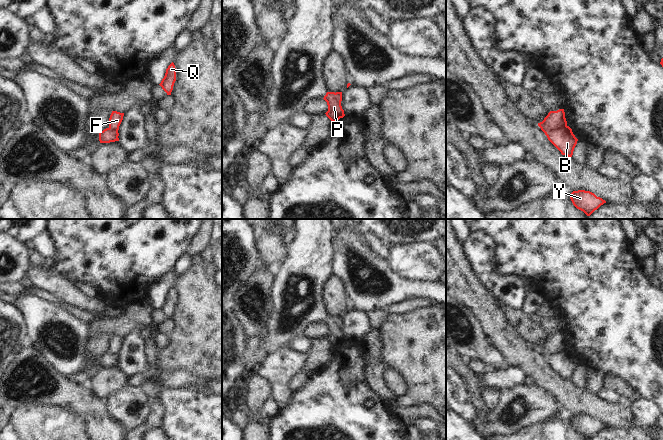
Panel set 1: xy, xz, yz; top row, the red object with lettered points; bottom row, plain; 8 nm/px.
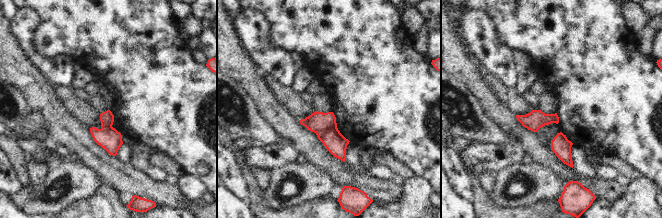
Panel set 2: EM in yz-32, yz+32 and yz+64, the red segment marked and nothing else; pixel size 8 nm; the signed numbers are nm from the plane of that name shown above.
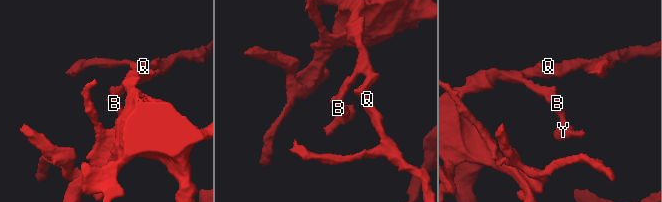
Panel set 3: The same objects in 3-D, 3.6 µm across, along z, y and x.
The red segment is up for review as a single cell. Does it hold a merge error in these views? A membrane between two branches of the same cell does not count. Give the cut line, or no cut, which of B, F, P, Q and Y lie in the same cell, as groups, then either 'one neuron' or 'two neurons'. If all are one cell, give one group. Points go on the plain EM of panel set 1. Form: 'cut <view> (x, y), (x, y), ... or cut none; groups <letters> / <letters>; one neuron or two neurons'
cut yz (566, 349), (553, 354), (543, 355); groups B P Y / F Q; two neurons

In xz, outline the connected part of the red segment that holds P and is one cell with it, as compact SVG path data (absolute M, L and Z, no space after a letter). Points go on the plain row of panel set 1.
M327 316L323 323L328 329L328 335L325 338L333 347L345 340L341 330L342 319L338 319L335 316Z

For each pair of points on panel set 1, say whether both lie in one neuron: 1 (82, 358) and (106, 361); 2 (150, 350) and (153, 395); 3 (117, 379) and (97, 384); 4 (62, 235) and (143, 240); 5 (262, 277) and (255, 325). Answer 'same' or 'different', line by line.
1: same
2: same
3: same
4: same
5: same

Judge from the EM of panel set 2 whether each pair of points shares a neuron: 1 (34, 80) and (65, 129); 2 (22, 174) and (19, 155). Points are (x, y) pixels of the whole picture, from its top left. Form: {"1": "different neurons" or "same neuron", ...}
{"1": "same neuron", "2": "same neuron"}

